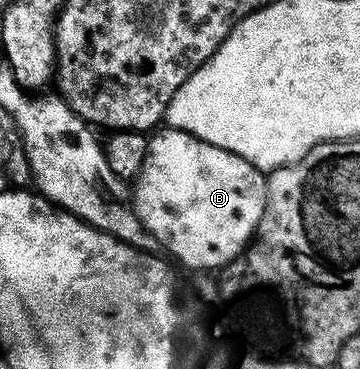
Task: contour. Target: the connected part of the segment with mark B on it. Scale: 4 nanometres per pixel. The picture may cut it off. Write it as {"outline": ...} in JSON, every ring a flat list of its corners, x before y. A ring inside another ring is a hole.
{"outline":[[155,130,149,136,148,157,144,157,142,171,132,187,134,211,159,248,167,251,167,256,175,255,184,266,195,267,198,273,217,272,238,258,254,238,254,228,261,221,266,204,266,175,244,161,244,157,206,143,186,131,162,130]]}

